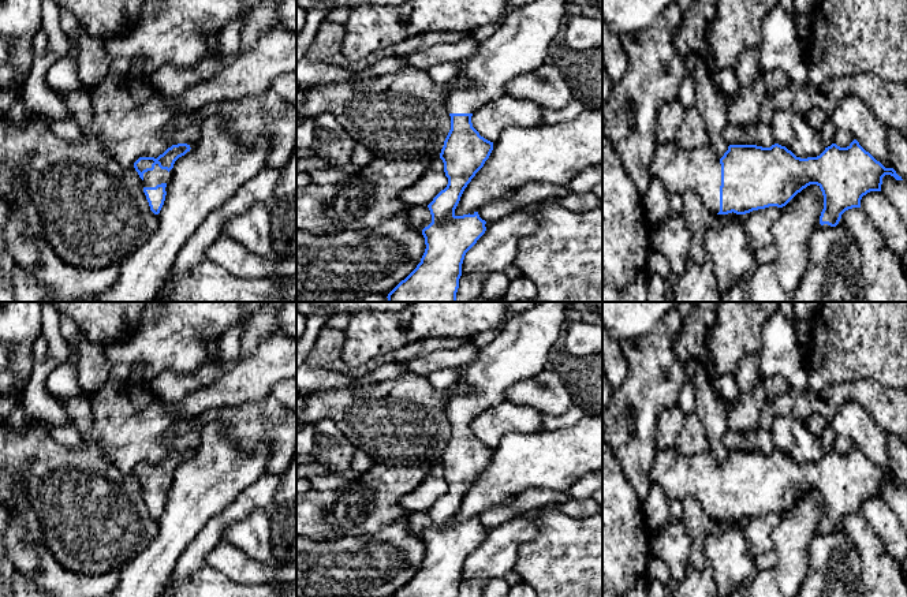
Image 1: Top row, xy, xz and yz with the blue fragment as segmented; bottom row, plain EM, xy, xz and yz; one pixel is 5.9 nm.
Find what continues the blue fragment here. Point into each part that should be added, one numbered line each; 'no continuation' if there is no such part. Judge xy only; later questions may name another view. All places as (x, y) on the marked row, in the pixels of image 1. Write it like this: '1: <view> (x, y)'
1: xy (152, 178)

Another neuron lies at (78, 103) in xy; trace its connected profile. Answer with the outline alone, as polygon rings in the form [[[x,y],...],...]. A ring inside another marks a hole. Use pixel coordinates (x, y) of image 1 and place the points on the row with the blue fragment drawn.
[[[83,89],[75,92],[60,92],[57,94],[67,111],[71,113],[72,120],[75,120],[82,128],[82,138],[93,138],[90,94]]]

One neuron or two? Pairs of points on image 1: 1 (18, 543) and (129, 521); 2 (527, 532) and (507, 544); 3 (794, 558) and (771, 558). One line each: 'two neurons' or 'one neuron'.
1: two neurons
2: one neuron
3: two neurons

